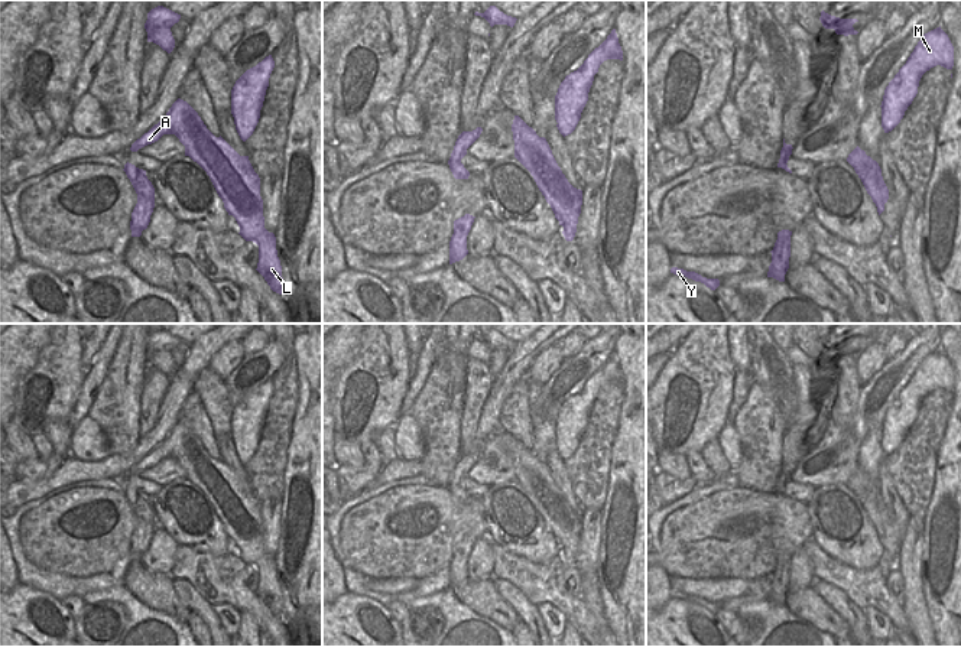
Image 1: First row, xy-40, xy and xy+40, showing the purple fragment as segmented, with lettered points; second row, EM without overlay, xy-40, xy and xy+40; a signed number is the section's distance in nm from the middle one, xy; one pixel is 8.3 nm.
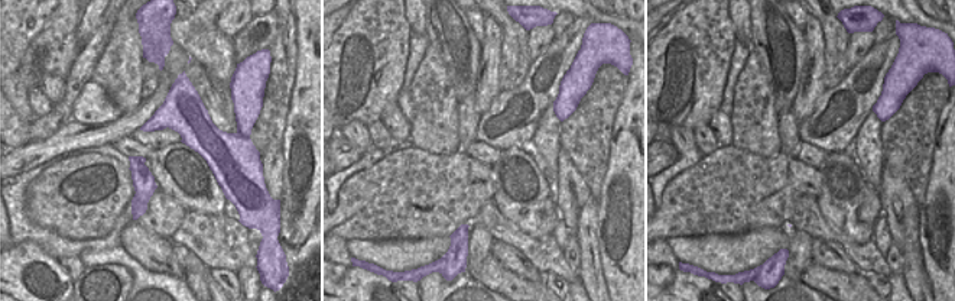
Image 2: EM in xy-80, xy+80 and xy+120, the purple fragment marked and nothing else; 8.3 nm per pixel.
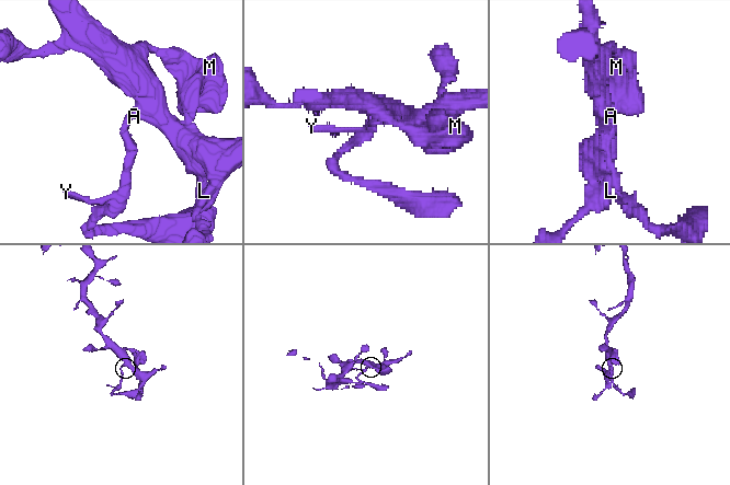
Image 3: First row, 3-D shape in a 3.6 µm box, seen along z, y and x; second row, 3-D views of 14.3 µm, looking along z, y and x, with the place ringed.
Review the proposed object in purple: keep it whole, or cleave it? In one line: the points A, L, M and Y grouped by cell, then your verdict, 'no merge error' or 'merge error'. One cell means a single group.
A L M / Y; merge error

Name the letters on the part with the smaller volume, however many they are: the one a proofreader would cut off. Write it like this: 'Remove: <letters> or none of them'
Remove: Y

